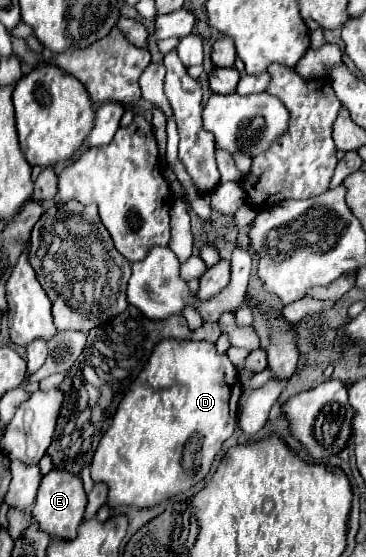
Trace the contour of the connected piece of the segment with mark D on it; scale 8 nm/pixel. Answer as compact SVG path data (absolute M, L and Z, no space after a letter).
M159 342L147 362L147 368L143 368L139 380L129 386L129 392L121 400L113 416L113 424L101 438L91 462L93 482L103 482L109 486L107 506L153 508L159 502L187 492L191 486L199 484L209 474L211 464L223 442L235 432L239 396L239 374L235 372L231 360L215 350L213 342Z

